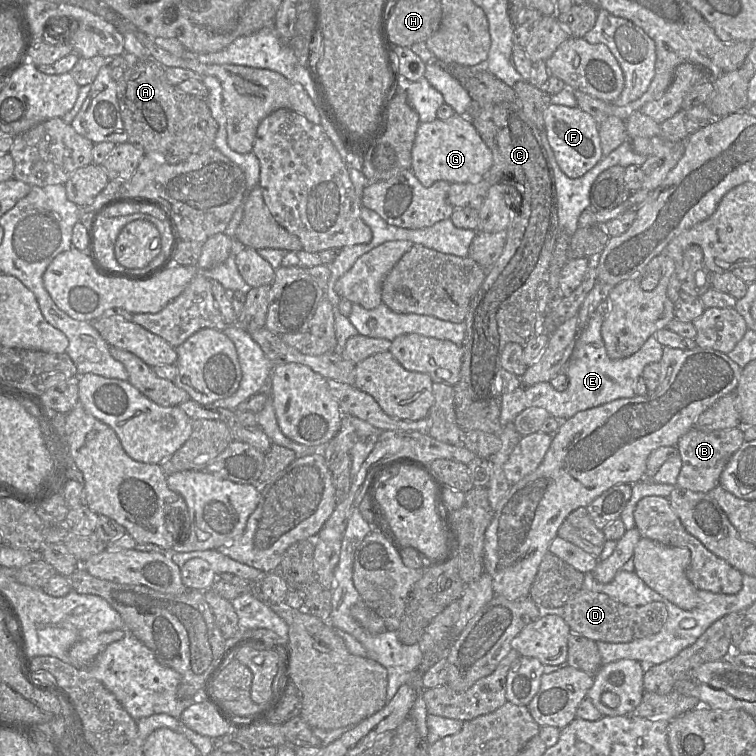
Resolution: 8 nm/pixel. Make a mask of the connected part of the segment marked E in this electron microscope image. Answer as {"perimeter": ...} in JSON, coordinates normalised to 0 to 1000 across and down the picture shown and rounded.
{"perimeter":[[[787,413],[776,431],[766,439],[755,474],[746,491],[753,501],[753,509],[747,517],[735,516],[728,505],[713,505],[697,512],[689,509],[680,519],[664,522],[661,546],[664,565],[676,561],[685,548],[701,538],[720,540],[729,550],[743,557],[763,545],[841,522],[843,501],[849,497],[854,483],[873,479],[878,459],[864,443],[837,470],[823,475],[808,475],[802,466],[795,443],[798,425],[799,421]]]}

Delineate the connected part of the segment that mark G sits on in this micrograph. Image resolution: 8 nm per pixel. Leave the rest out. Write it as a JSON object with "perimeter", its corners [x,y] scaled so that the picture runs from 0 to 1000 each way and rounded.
{"perimeter":[[[602,151],[591,159],[577,156],[554,164],[545,196],[544,224],[561,247],[583,238],[597,243],[630,241],[646,231],[651,218],[651,200],[618,153]]]}

